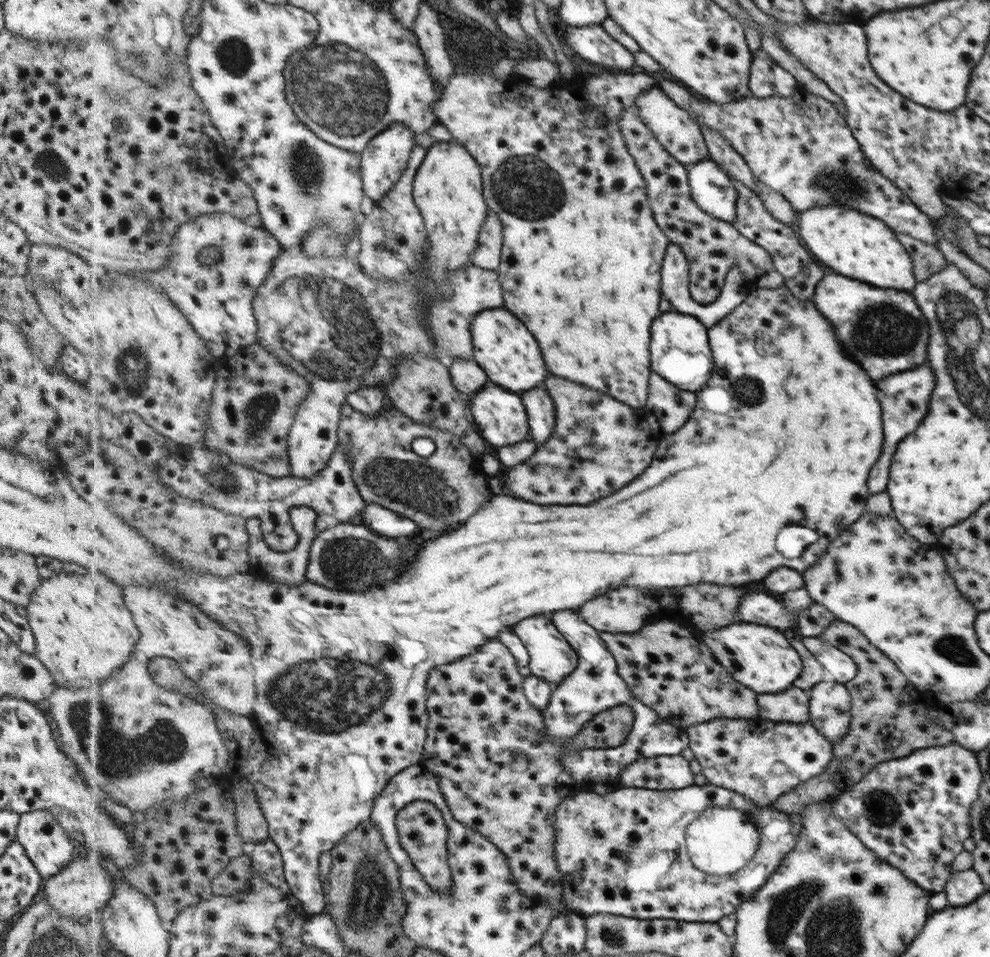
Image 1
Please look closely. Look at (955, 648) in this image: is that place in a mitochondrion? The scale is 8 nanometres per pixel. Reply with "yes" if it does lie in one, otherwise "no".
yes

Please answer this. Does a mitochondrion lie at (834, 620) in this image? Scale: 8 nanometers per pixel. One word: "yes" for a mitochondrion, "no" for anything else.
no

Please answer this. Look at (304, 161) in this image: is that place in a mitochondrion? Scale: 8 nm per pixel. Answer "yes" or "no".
yes

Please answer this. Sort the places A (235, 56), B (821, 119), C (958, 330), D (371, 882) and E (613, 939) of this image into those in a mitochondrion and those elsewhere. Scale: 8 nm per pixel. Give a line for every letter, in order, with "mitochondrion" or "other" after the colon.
A: mitochondrion
B: other
C: mitochondrion
D: mitochondrion
E: mitochondrion

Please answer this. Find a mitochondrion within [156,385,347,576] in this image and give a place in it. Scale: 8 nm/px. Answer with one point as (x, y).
(220, 473)

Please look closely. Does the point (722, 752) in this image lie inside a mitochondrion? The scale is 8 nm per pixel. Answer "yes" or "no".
no

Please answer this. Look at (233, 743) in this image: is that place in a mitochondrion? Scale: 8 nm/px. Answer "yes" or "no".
no

